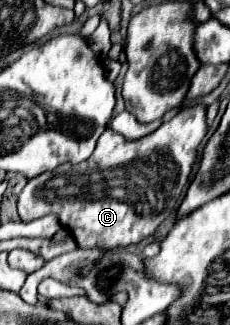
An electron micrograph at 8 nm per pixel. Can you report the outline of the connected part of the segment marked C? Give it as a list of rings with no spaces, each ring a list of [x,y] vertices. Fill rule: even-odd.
[[[193,105],[193,107],[183,107],[171,121],[163,123],[157,131],[151,135],[139,139],[139,141],[125,141],[119,133],[115,133],[111,127],[99,137],[99,143],[93,151],[93,155],[85,163],[95,163],[95,165],[63,165],[59,171],[53,173],[43,173],[31,181],[27,181],[25,189],[19,195],[17,209],[21,221],[33,221],[39,219],[47,213],[55,213],[61,221],[63,227],[73,235],[79,247],[91,249],[91,247],[107,247],[107,249],[117,249],[117,247],[127,247],[127,245],[137,245],[139,241],[151,237],[157,227],[177,211],[177,207],[183,201],[185,187],[191,179],[193,165],[197,161],[197,149],[205,137],[205,107],[203,105]],[[99,169],[99,171],[111,171],[115,173],[113,177],[91,177],[89,171]]]

